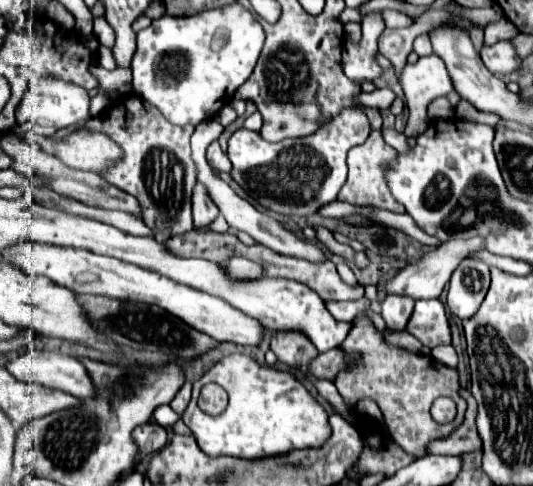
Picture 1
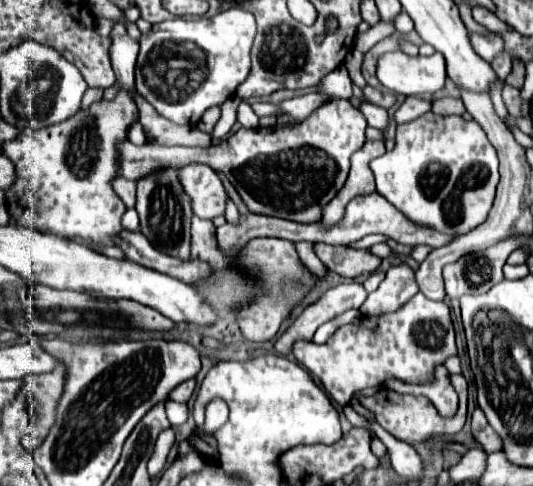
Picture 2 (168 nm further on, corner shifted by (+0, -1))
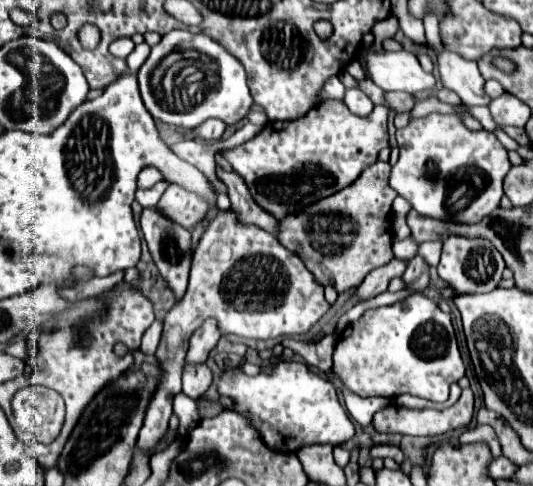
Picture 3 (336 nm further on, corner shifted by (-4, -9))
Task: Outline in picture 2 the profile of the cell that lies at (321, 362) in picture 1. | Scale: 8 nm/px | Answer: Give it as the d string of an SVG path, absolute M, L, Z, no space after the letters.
M416 293L400 311L368 319L362 315L360 325L340 327L324 345L312 341L294 343L292 355L310 373L314 373L328 395L338 405L348 405L352 395L366 387L380 387L386 379L400 379L404 383L428 383L436 365L456 355L456 335L450 319L450 309L442 301L432 301Z

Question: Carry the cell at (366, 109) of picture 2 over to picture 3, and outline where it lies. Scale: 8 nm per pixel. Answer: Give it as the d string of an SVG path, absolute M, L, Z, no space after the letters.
M346 89L346 97L344 103L348 105L348 109L360 117L368 117L374 109L374 103L360 91L360 89Z

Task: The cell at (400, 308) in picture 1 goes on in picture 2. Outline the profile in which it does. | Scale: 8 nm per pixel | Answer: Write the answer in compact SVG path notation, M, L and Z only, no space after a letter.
M406 263L394 265L386 271L386 279L380 283L380 287L374 293L370 293L368 299L362 303L360 313L372 317L396 311L416 293L418 293L418 283L414 279L412 267Z

